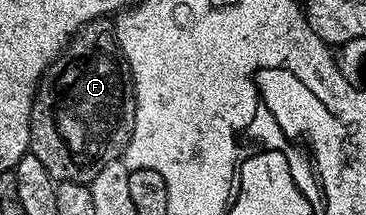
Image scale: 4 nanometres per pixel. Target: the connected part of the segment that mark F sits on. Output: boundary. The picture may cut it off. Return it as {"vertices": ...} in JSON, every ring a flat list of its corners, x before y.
{"vertices":[[109,19,92,20,89,24,78,29,70,38,70,43,66,45,61,56,58,56,49,66,46,67,46,73,38,81,38,89,34,91,34,101,30,111,30,146,29,155,40,158,44,162,44,170,48,170,50,177,55,182,76,182,77,184,89,185,91,180,108,166,108,162,121,160,123,152,126,151,128,142,132,138,134,129,134,97,132,95,132,81,130,78,130,69,126,66,126,61,122,59,118,51,118,41,114,38,112,24]]}

